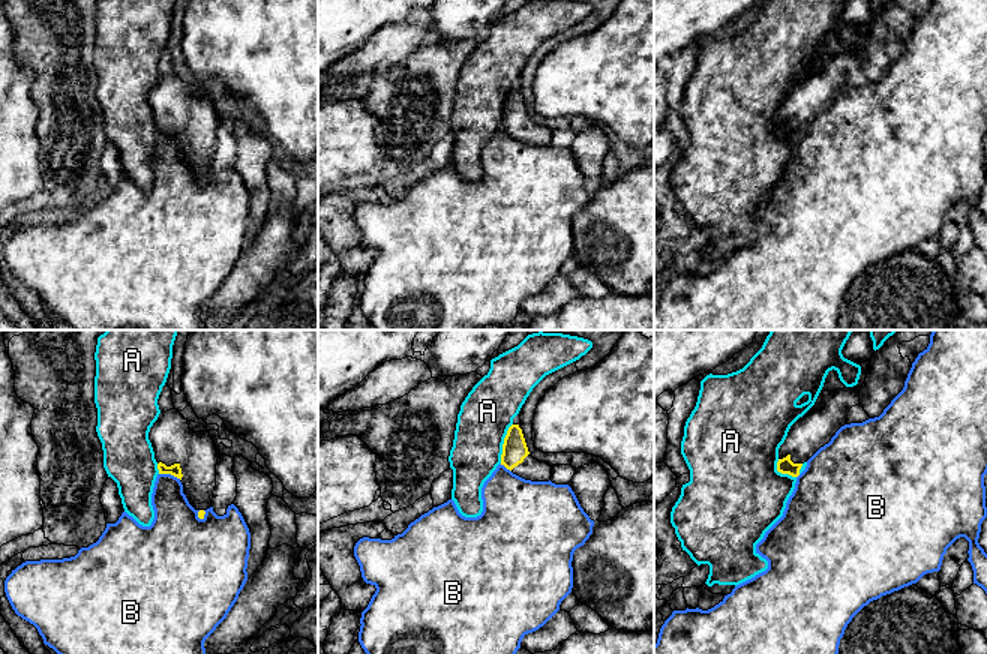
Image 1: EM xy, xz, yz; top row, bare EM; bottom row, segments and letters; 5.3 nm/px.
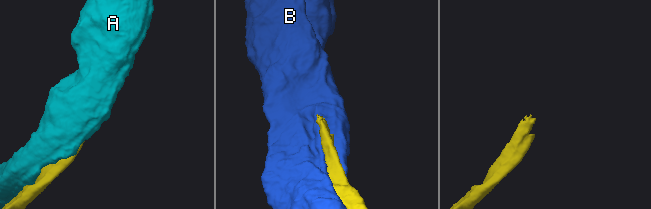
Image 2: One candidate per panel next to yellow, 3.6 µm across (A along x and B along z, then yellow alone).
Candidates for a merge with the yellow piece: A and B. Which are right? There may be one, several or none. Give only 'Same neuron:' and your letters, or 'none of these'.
Same neuron: none of these

